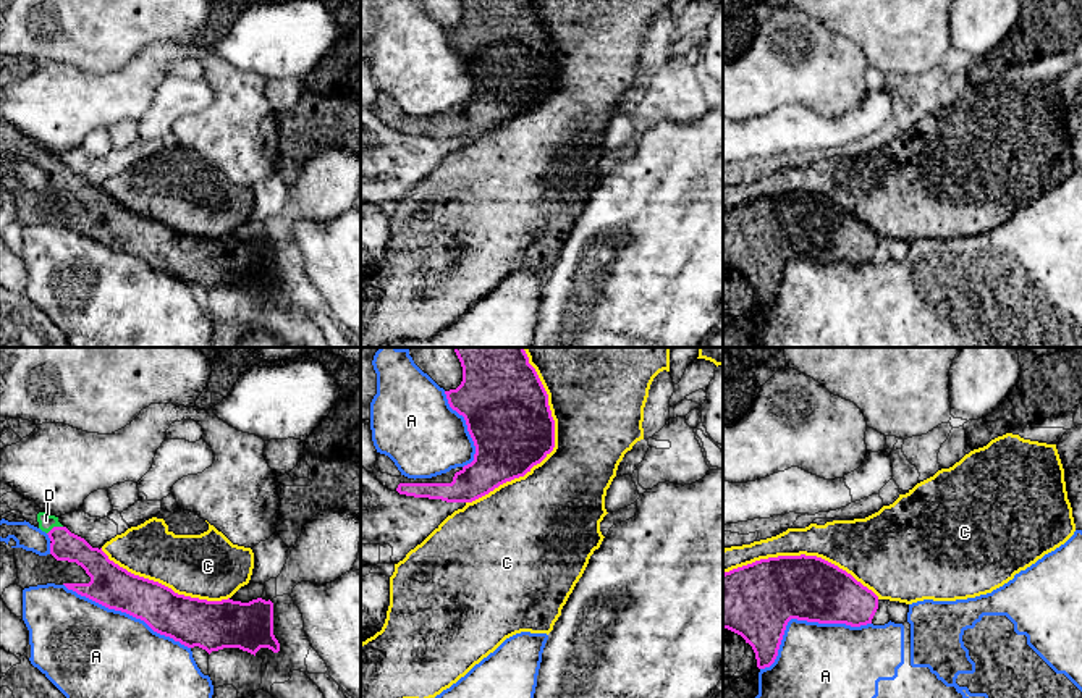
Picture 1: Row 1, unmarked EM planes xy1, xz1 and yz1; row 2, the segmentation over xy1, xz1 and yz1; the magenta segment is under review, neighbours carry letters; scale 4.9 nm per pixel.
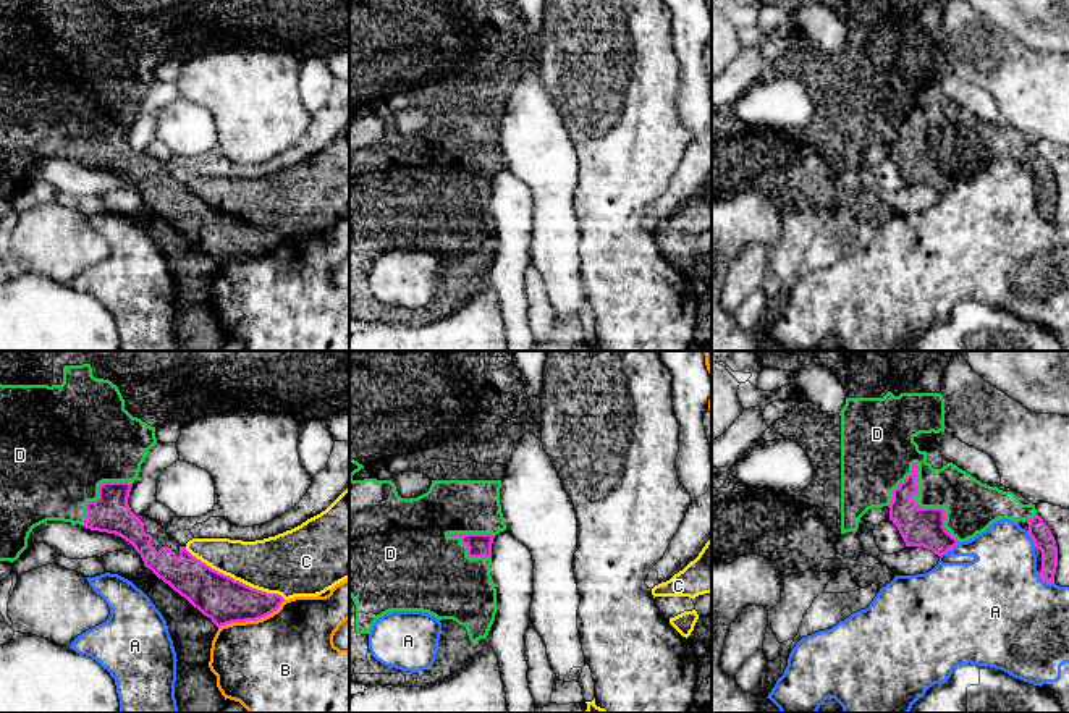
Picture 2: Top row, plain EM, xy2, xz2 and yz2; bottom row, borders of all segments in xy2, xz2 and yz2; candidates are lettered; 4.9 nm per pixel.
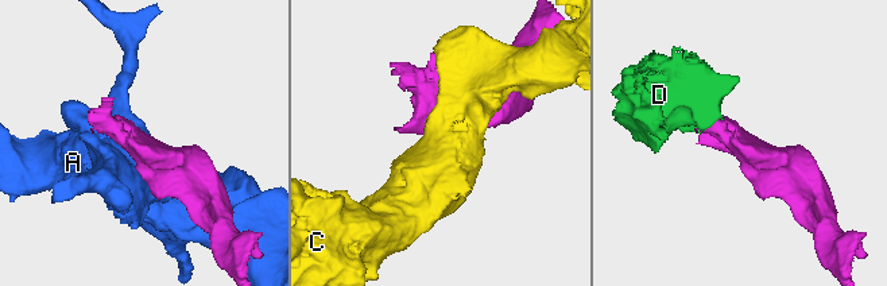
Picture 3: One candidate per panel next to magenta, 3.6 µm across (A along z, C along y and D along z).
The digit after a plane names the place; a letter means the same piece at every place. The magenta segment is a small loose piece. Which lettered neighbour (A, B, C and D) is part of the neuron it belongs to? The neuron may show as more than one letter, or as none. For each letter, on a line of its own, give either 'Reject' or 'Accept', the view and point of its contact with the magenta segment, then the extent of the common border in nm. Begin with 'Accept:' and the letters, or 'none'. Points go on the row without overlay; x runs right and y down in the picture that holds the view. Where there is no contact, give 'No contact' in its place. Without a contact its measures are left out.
Accept: D
A: Reject. Touches magenta at yz1 (803, 257). Shared border 600 nm
B: Reject. Touches magenta at xy2 (251, 257). Shared border 360 nm
C: Reject. Touches magenta at xz1 (552, 88). Shared border 750 nm
D: Accept. Touches magenta at yz2 (925, 146). Shared border 460 nm

